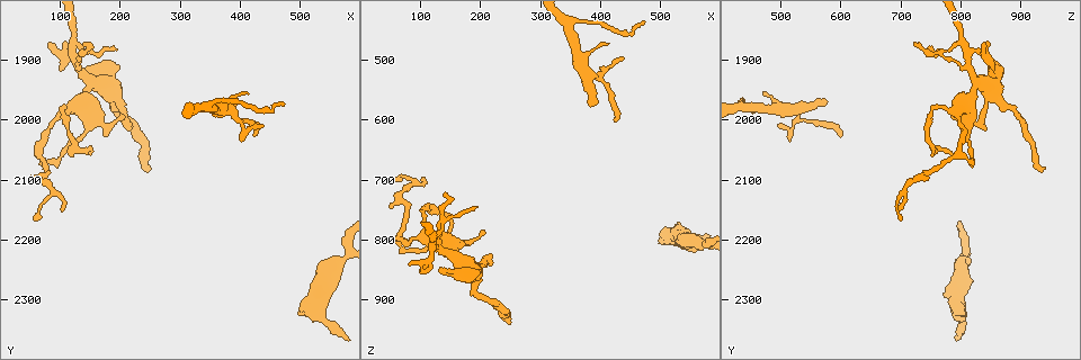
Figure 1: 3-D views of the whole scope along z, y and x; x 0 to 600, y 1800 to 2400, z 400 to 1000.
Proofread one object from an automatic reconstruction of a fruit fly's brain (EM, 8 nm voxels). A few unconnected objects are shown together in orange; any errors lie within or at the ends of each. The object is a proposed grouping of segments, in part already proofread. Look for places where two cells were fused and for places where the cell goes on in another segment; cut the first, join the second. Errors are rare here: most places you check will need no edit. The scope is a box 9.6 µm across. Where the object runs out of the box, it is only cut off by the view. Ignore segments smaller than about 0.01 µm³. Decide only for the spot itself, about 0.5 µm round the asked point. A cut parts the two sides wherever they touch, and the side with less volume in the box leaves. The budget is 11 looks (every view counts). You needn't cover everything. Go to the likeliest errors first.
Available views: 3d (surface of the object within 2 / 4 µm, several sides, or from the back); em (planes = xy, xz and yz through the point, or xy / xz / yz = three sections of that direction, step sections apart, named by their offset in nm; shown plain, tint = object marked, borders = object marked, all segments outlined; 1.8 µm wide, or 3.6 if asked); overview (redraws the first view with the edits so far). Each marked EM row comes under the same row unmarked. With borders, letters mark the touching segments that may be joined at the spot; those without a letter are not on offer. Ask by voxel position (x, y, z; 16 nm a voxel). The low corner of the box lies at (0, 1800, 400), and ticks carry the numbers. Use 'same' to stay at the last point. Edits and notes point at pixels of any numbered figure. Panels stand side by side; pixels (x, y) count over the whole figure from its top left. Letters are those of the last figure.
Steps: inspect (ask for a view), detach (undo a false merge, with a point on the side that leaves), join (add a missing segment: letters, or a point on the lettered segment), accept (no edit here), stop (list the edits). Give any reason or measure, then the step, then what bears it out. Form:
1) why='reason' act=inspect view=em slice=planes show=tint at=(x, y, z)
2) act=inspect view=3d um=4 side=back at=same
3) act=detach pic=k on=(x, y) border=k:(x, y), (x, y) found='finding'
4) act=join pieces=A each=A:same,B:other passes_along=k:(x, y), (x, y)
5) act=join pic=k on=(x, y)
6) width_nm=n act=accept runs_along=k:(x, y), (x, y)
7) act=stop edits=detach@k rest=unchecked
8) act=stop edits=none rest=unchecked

why='free end' act=inspect view=em slice=yz step=16 show=borders at=(390, 1970, 580)

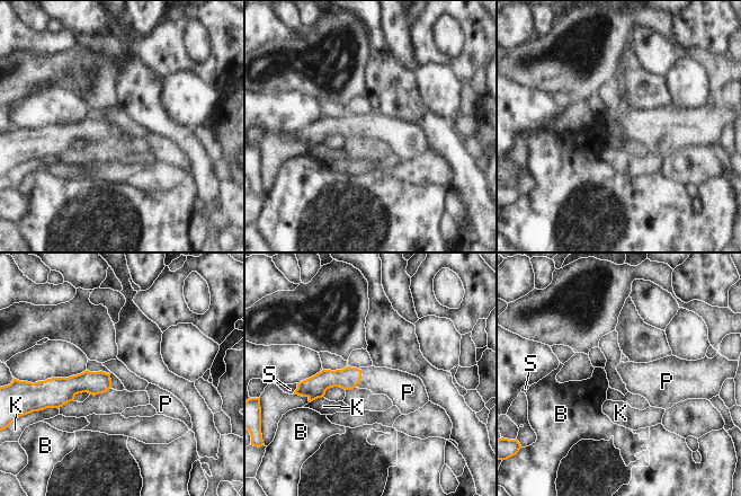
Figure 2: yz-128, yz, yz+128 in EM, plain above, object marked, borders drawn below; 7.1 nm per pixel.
act=join pic=2 on=(394, 383) each=B:other,K:other,P:same,S:other passes_along=2:(348, 378), (360, 378), (394, 383) found='the cell continues'

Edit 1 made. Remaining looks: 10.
why='see it whole again' act=inspect view=overview

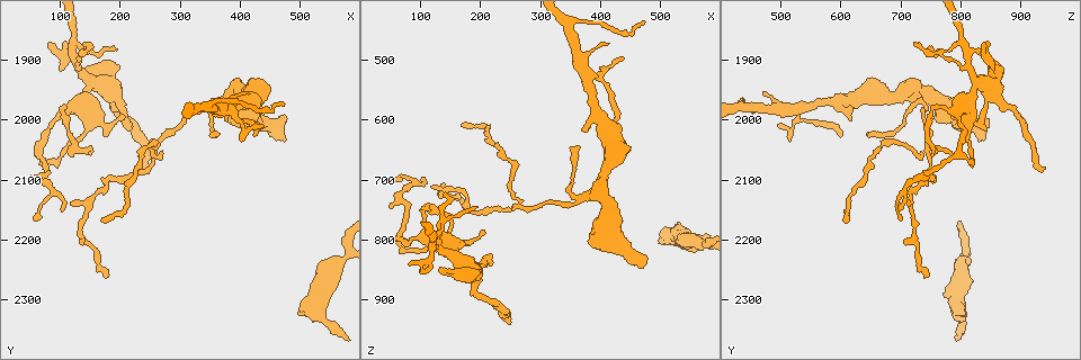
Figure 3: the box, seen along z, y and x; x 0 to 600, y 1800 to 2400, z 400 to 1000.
why='a narrow waist' act=inspect view=em slice=yz step=4 show=tint at=(125, 1885, 815)

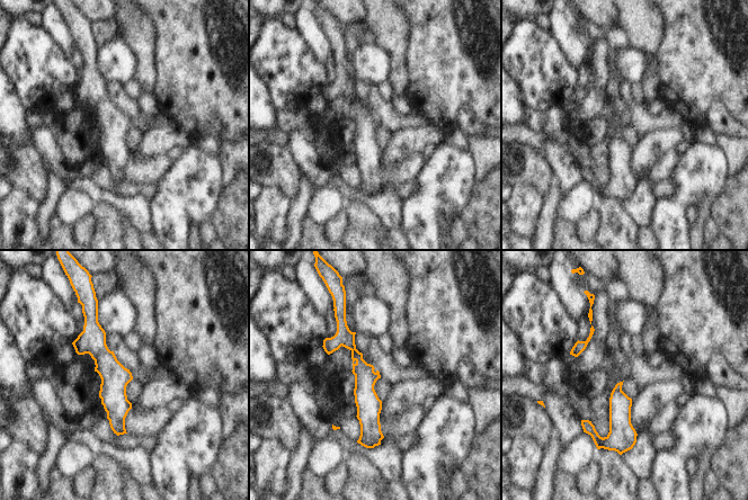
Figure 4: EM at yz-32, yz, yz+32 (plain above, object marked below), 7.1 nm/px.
act=inspect view=em slice=planes show=borders at=same

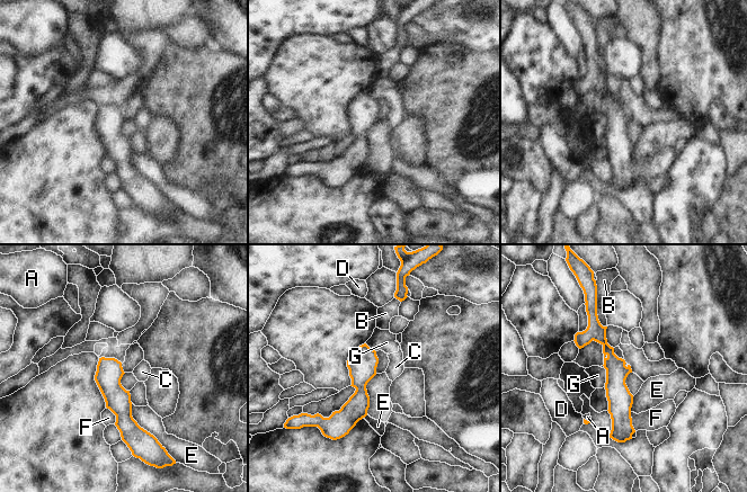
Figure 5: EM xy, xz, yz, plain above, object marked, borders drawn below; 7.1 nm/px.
act=accept each=A:other,B:other,C:other,D:other,E:other,F:other,G:other border=5:(604, 367), (605, 386) found='continuous, no second cell'

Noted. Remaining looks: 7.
why='an open end' act=inspect view=3d um=4 at=(250, 2085, 935)

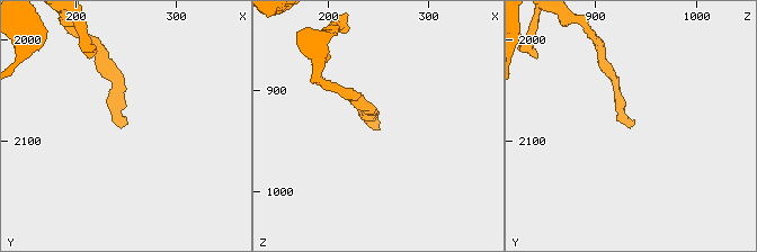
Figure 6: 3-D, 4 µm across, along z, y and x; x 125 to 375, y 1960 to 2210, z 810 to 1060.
why='need the tissue' act=inspect view=em slice=yz step=4 show=borders at=(250, 2082, 936)

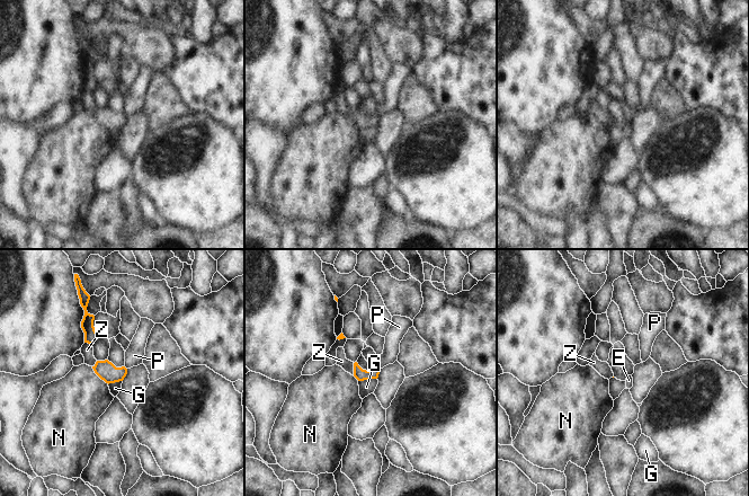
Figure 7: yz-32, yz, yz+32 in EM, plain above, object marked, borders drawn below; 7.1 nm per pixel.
why='cut it another way' act=inspect view=em slice=planes show=borders at=same

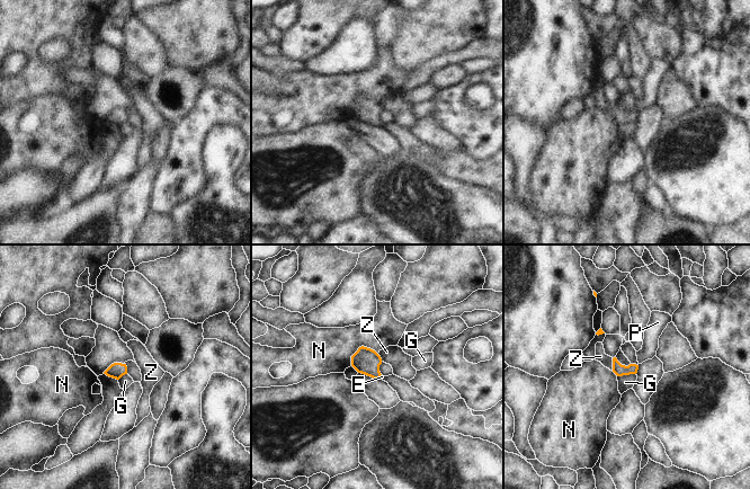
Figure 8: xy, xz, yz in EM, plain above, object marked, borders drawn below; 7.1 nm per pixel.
act=accept each=E:other,G:other,N:other,P:other,Z:other border=8:(635, 373), (617, 376) found='none of them fits'

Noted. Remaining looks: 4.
why='branch point' act=inspect view=em slice=xy step=4 show=tint at=(350, 1975, 445)

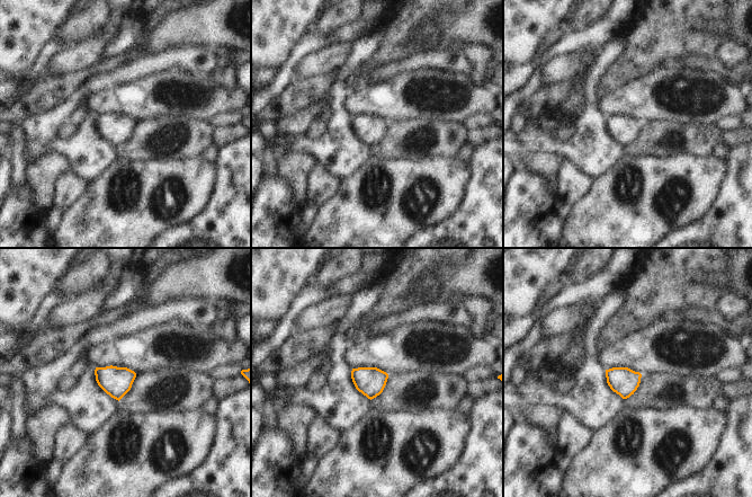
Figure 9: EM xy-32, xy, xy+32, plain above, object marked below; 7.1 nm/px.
why='another direction' act=inspect view=em slice=xz step=16 show=borders at=same

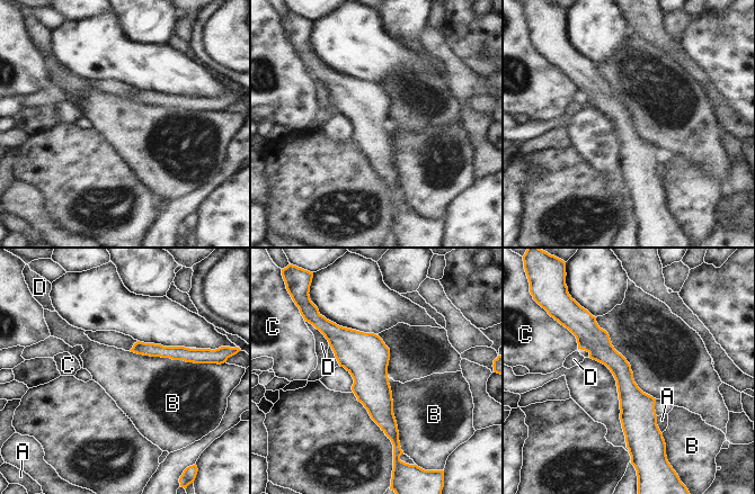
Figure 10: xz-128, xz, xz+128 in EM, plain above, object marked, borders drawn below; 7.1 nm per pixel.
width_nm=140 longest_contact=B:500nm act=accept each=A:other,B:other,C:other,D:other found='all the same cell'

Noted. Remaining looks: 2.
act=stop edits=join@2 rest=unchecked

